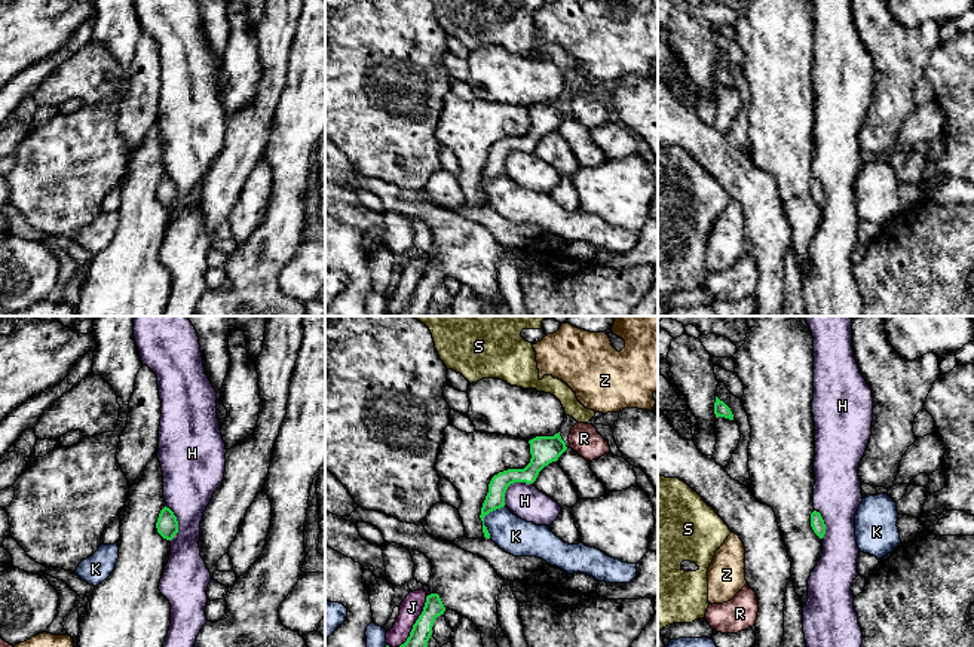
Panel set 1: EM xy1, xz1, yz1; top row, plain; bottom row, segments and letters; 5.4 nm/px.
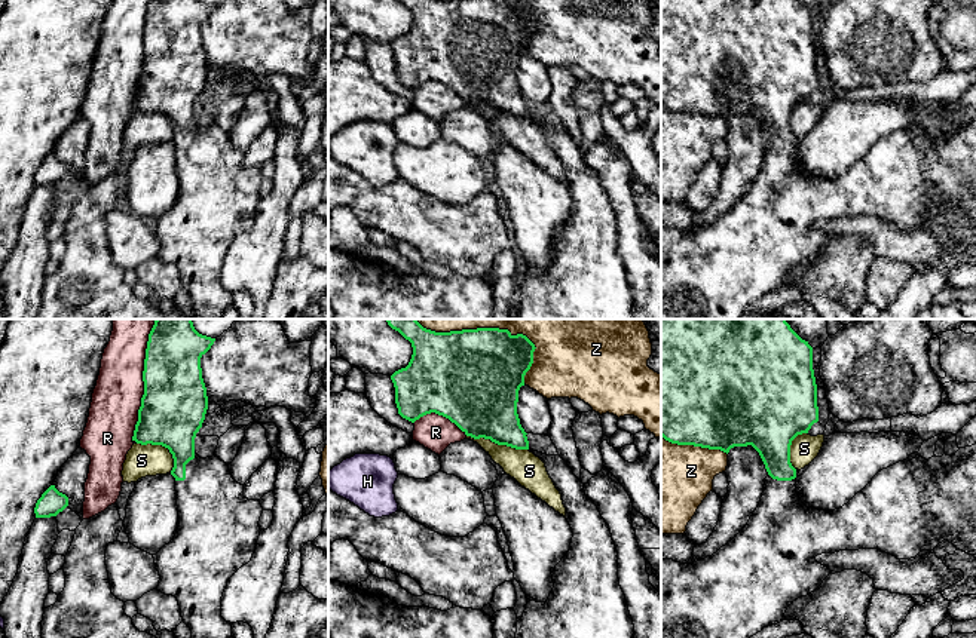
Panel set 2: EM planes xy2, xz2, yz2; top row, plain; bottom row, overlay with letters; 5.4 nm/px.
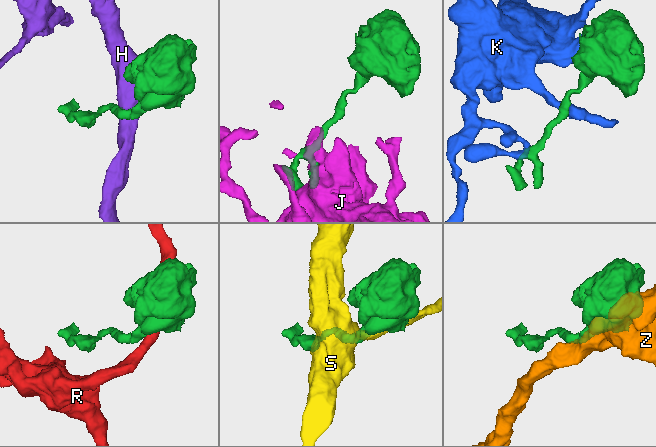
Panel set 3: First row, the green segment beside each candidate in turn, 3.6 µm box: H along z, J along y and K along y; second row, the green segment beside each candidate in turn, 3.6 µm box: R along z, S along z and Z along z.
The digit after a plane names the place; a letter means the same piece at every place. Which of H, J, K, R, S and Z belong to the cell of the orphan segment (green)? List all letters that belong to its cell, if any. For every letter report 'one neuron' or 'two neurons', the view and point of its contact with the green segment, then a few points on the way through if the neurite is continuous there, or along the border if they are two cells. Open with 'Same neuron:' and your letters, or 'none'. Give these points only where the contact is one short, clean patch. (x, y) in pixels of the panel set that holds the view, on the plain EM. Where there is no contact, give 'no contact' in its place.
Same neuron: none
H: two neurons | xz1 (511, 150) | along xz1 (532, 150), (512, 150), (505, 161), (504, 172)
J: two neurons | xz1 (413, 294)
K: two neurons | xz1 (483, 186)
R: two neurons | xy2 (144, 54)
S: two neurons | xz2 (498, 112)
Z: two neurons | yz2 (694, 113)

